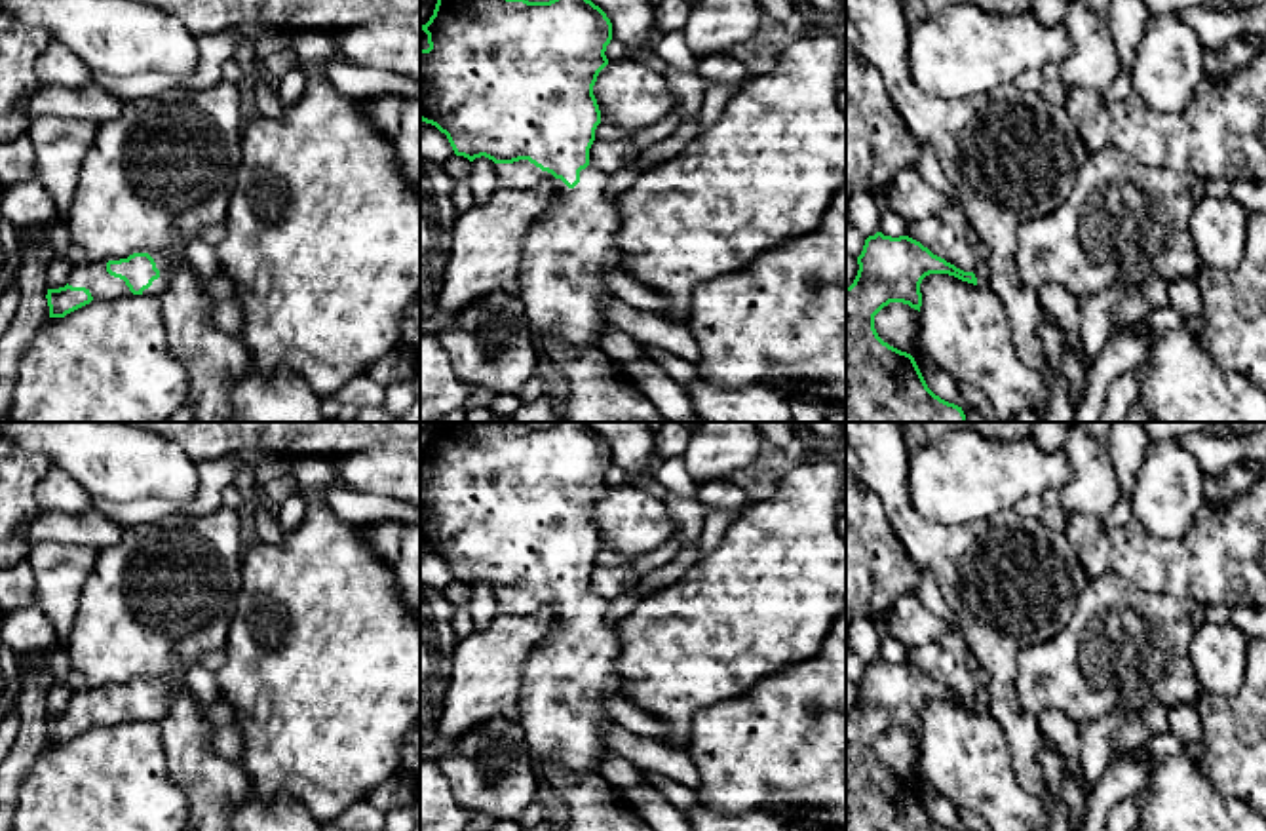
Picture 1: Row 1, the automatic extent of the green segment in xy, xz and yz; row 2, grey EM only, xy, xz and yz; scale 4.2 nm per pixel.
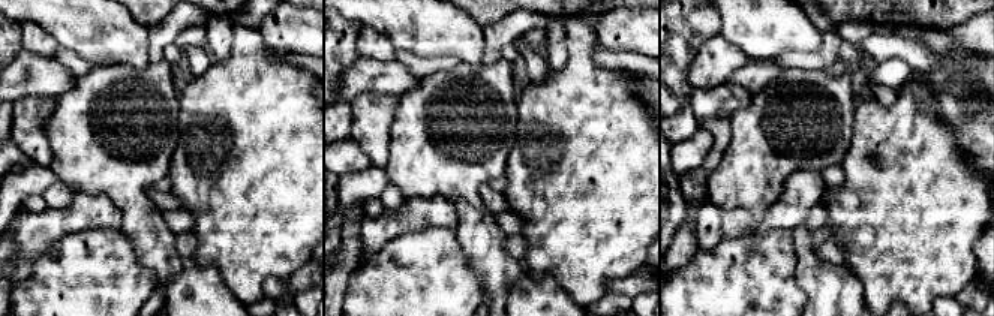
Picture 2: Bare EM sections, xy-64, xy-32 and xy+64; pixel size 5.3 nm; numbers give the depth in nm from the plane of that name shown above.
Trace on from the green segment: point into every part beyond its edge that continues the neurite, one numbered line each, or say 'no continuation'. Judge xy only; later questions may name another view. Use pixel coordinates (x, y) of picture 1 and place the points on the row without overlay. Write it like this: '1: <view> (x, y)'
1: xy (166, 685)

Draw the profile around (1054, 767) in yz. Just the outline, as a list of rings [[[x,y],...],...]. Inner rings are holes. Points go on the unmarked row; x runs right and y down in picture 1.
[[[1040,744],[1038,763],[1042,766],[1047,795],[1051,799],[1061,799],[1061,782],[1065,774],[1068,772],[1065,759],[1057,751],[1047,749]]]

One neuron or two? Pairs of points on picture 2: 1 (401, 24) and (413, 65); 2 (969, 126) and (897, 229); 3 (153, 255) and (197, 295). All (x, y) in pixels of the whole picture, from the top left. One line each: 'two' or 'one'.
1: two
2: two
3: two

